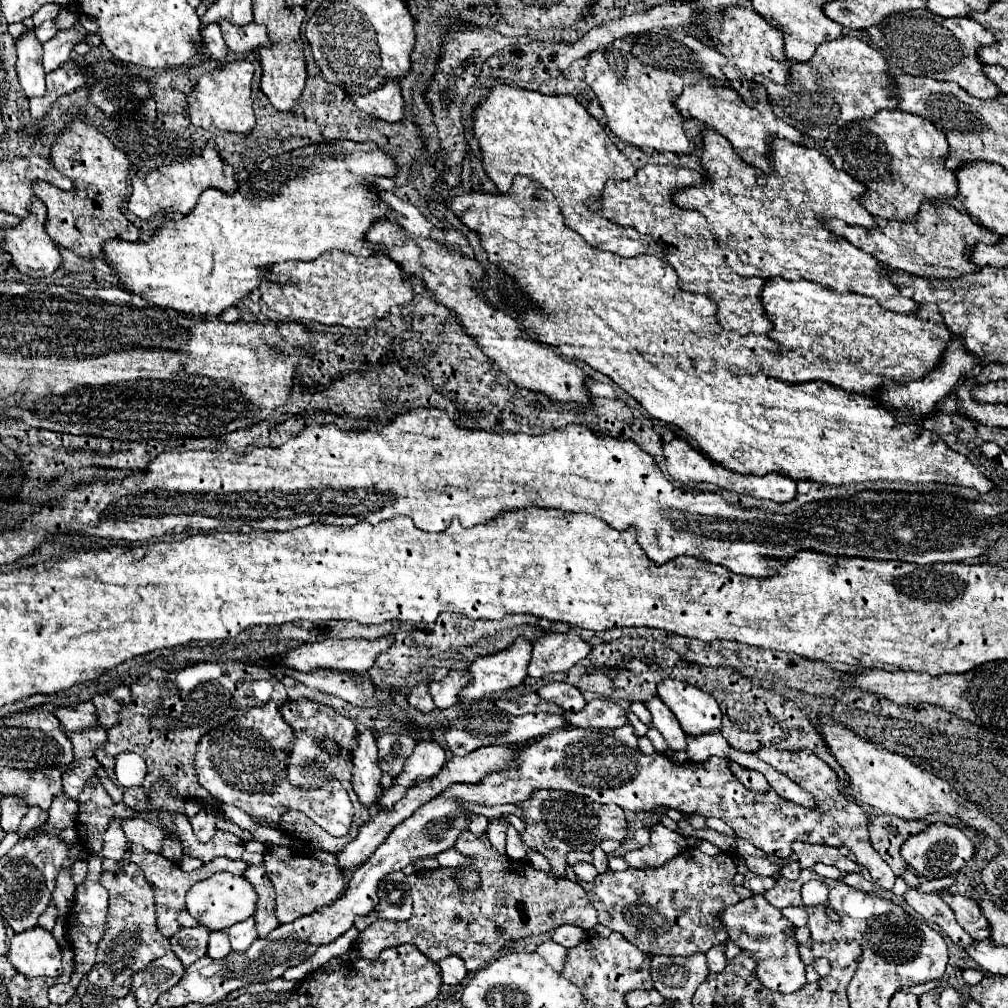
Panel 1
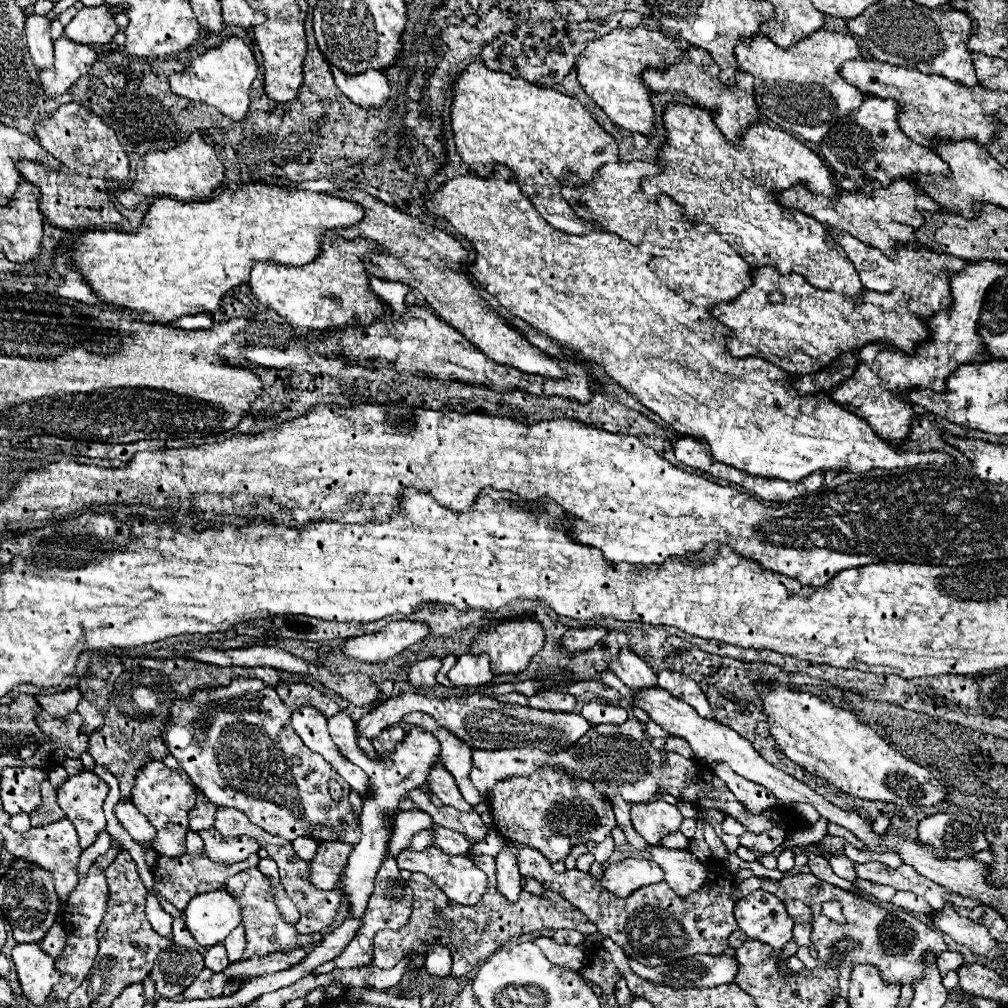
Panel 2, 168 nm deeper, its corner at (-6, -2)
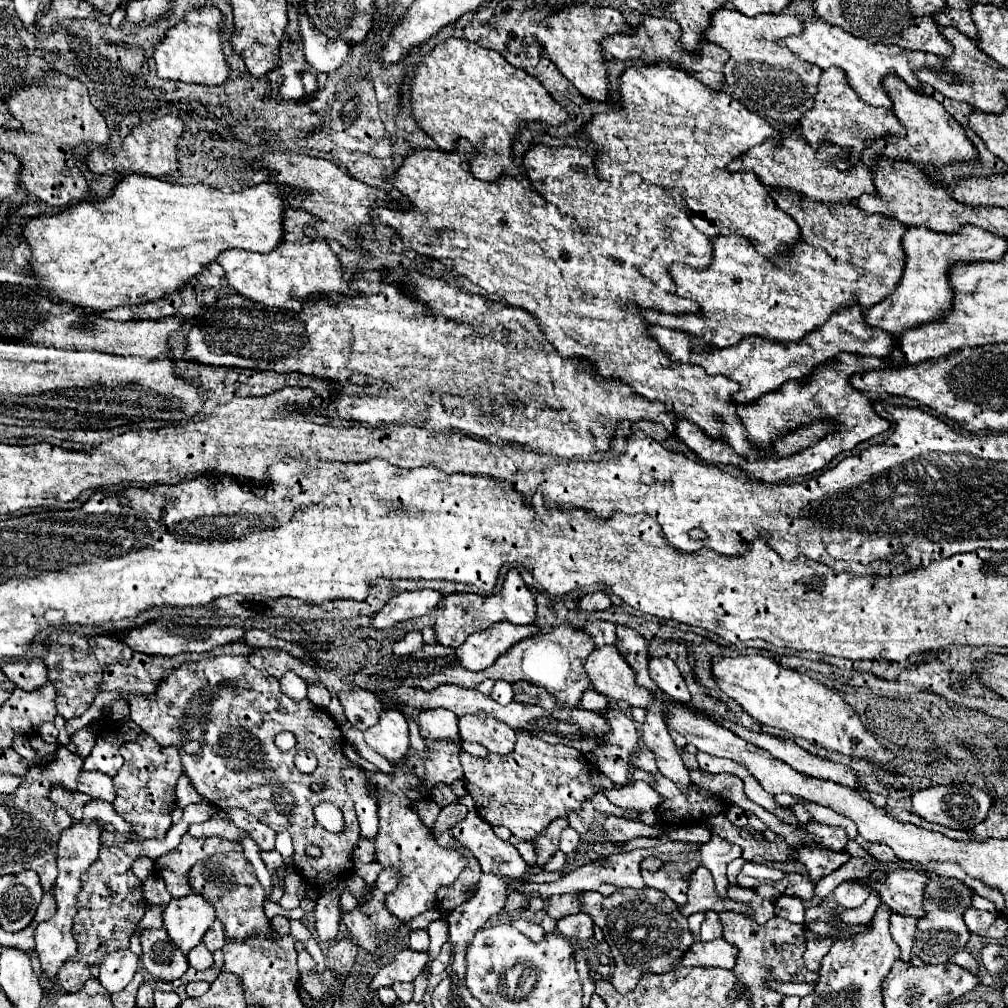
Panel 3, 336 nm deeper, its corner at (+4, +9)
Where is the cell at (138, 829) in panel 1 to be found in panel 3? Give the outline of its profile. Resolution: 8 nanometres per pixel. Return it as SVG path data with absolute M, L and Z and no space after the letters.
M81 772L77 778L77 790L93 798L107 800L107 802L115 800L113 778L103 772Z

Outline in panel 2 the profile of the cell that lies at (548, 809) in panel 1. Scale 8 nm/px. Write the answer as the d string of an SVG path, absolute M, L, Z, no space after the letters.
M541 767L539 771L527 777L507 777L495 783L491 795L487 797L489 811L493 815L493 827L511 843L527 845L541 851L551 863L563 861L573 845L597 841L601 843L611 829L617 825L611 801L605 795L599 795L591 783L583 783L581 779L571 779L571 775L563 775L563 767Z

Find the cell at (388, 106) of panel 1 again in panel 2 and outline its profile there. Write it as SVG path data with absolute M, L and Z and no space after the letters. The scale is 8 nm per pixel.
M331 67L335 85L357 105L369 109L379 107L389 99L389 83L381 71L363 71L359 75L347 75L337 67Z

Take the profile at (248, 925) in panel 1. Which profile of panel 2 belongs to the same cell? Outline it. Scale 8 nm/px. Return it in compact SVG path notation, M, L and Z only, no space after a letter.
M237 927L233 929L227 939L225 939L225 949L227 949L227 957L231 963L237 963L243 955L243 949L245 949L245 933L243 933L243 927Z

